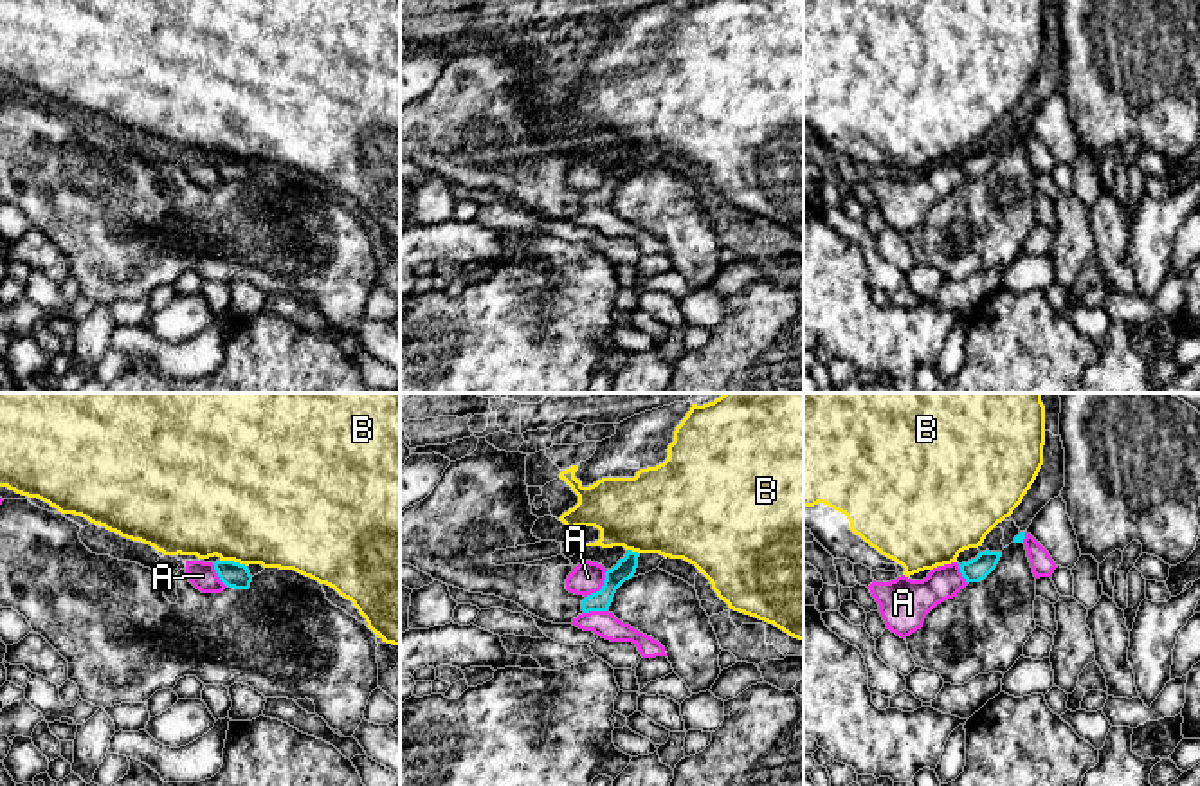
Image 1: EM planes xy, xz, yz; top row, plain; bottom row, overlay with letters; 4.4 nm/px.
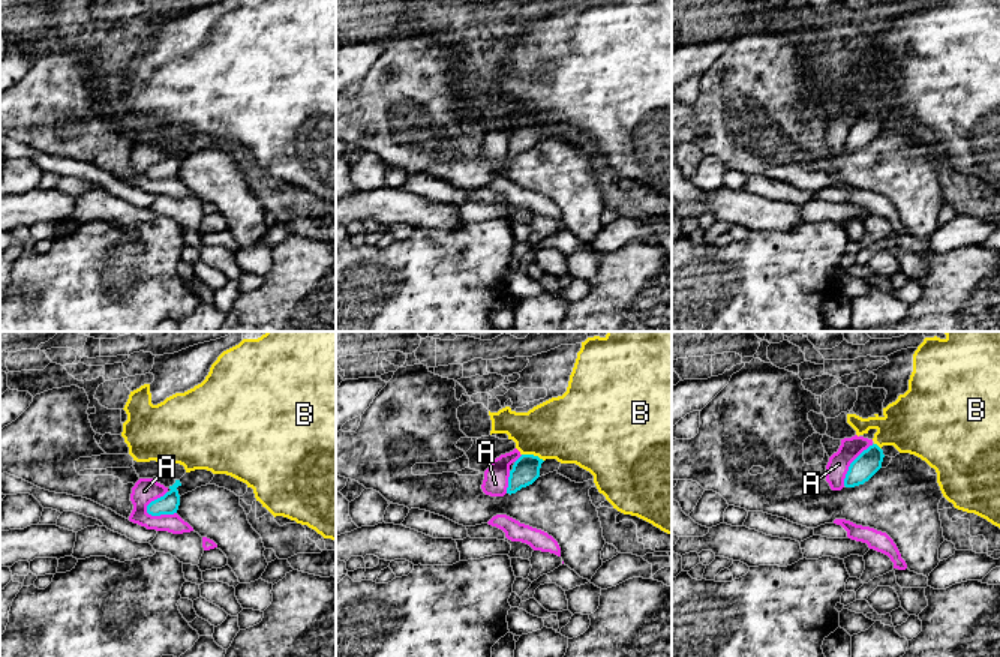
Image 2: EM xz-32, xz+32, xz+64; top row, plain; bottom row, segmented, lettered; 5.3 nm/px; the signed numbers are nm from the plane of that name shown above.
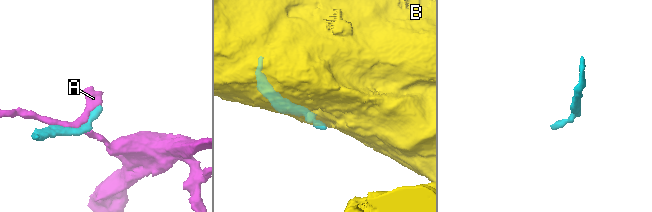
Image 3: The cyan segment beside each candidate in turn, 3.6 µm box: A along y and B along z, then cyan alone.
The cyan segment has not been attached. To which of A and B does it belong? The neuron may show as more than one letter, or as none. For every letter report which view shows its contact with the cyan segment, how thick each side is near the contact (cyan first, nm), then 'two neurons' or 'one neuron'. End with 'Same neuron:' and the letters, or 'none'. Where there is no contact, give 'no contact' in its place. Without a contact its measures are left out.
A: meets cyan in xz; 90 nm thick on the cyan side, 140 nm on the other; two neurons
B: meets cyan in xy; 120 nm thick on the cyan side, 500 nm on the other; one neuron
Same neuron: B

